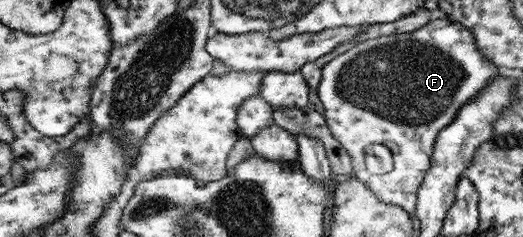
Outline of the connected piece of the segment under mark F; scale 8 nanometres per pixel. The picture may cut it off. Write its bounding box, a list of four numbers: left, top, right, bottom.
[318,17,500,214]

